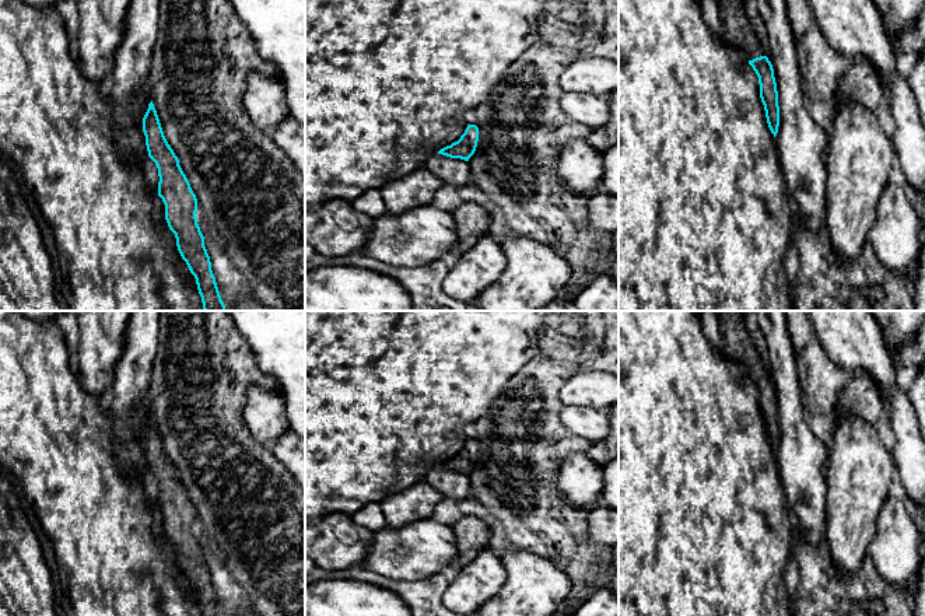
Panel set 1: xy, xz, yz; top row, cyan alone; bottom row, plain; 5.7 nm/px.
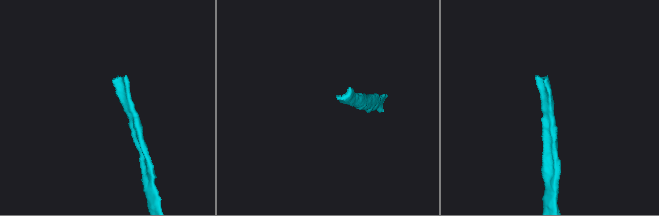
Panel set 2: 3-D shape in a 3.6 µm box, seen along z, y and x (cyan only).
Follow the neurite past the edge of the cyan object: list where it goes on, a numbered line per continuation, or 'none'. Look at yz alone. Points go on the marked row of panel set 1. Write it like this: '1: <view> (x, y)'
1: yz (738, 32)

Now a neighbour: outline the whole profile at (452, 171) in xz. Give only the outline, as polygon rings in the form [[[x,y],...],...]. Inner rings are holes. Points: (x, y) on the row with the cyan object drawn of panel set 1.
[[[431,154],[423,167],[395,182],[385,183],[379,192],[386,214],[400,216],[404,211],[428,206],[442,185],[460,189],[472,182],[469,161]]]

